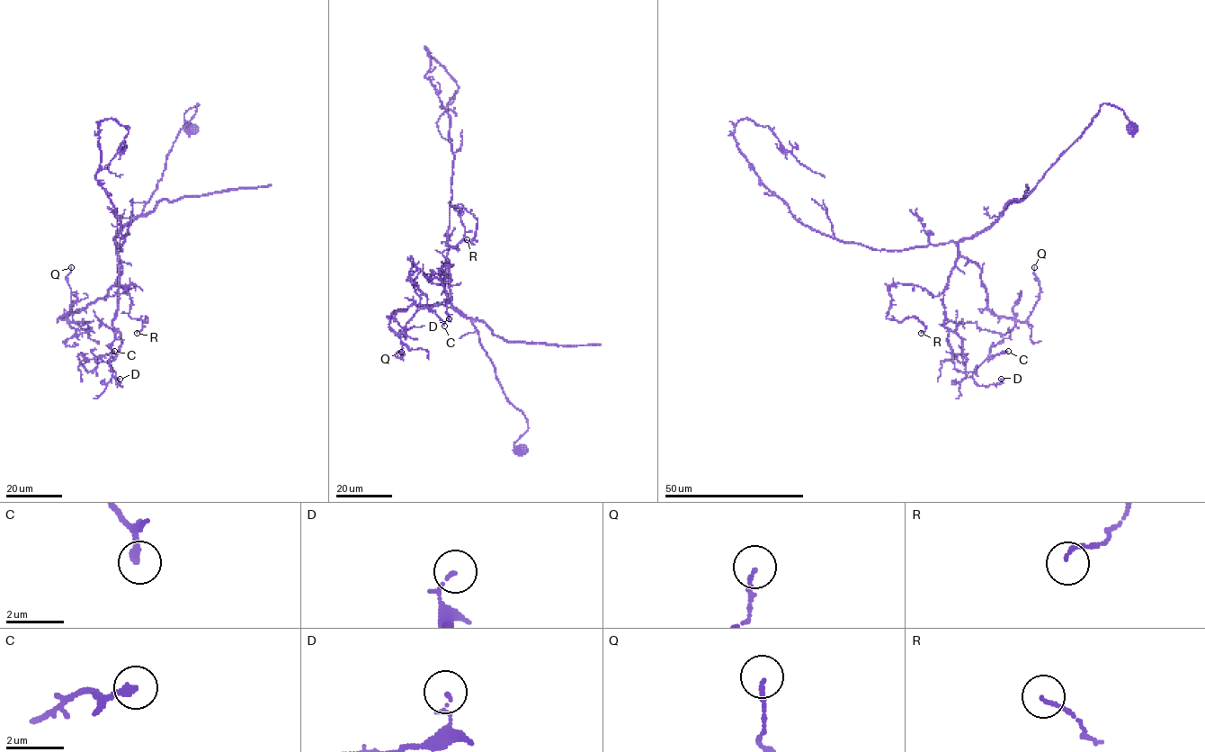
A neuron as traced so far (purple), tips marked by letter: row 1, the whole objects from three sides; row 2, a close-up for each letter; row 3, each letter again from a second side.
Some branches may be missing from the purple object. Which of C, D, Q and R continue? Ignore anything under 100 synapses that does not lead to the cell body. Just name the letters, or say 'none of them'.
none of them

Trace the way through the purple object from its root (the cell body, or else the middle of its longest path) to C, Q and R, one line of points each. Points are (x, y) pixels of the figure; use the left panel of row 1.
C: (190, 128), (199, 103), (115, 237), (119, 352), (78, 357), (91, 372), (114, 351)
Q: (190, 128), (199, 103), (115, 237), (121, 274), (60, 317), (70, 322), (71, 267)
R: (190, 128), (199, 103), (115, 237), (112, 296), (136, 284), (129, 316), (148, 318), (137, 333)

